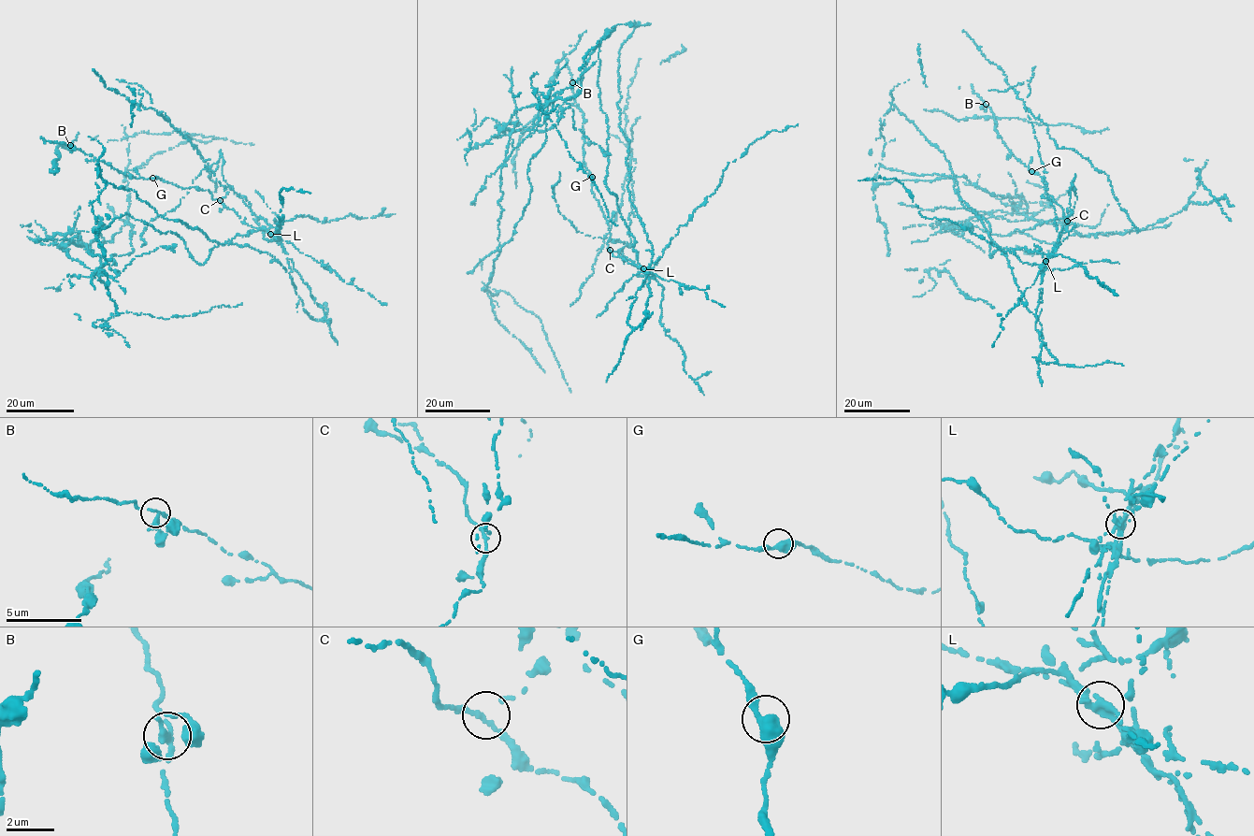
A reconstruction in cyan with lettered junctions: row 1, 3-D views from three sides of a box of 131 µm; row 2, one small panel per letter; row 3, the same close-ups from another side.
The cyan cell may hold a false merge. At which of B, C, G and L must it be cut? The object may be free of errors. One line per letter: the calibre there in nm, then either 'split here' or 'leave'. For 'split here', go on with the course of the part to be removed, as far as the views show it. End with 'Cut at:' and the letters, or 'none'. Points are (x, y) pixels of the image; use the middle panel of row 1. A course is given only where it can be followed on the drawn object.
B: 240 nm thick; leave
C: 170 nm thick; leave
G: 400 nm thick; leave
L: 320 nm thick; split here
Cut at: L

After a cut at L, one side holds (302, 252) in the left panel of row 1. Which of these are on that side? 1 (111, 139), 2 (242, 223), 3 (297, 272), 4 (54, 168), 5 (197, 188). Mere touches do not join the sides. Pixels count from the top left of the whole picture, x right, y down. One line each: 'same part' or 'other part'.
1: other part
2: same part
3: other part
4: other part
5: same part

